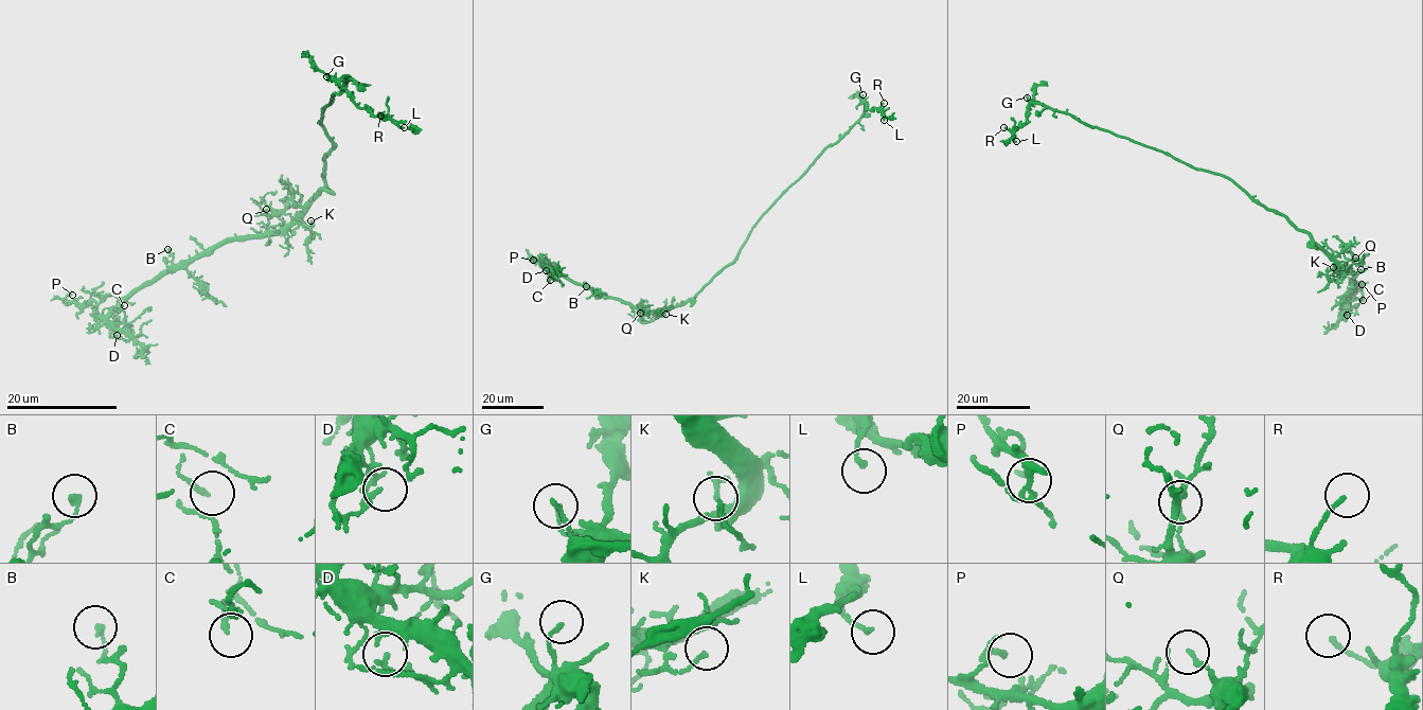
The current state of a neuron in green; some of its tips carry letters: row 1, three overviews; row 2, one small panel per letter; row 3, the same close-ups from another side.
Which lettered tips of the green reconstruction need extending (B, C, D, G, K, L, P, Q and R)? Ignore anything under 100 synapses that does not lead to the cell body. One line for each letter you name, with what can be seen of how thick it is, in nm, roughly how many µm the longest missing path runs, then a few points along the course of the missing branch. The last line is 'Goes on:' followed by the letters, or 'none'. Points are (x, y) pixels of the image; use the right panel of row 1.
Goes on: none

